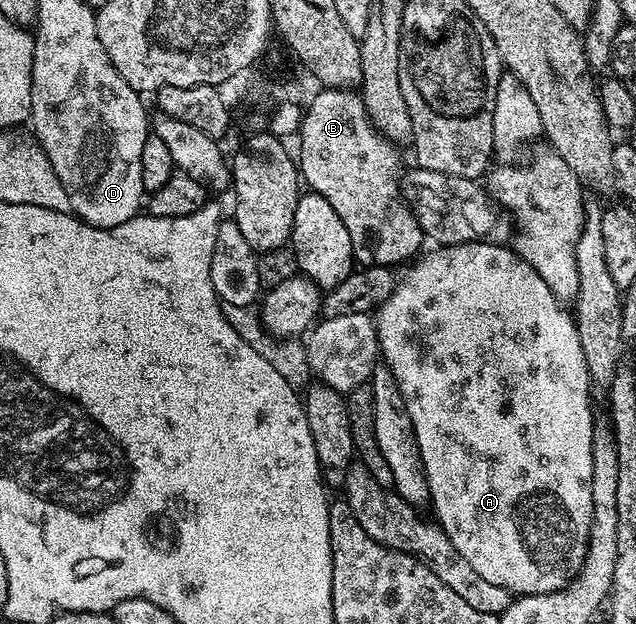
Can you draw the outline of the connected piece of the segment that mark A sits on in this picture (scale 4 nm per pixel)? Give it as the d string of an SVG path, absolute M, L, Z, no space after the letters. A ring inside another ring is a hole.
M468 242L434 246L431 249L430 256L434 260L415 259L405 269L406 277L403 280L401 277L395 283L394 293L377 309L376 327L381 359L385 367L392 370L414 423L416 442L430 487L429 503L434 504L436 523L446 531L460 556L468 561L481 578L492 582L492 586L504 586L504 590L515 597L544 594L564 588L582 568L588 550L593 514L592 446L596 417L594 408L590 405L592 381L588 374L588 362L584 362L584 346L580 346L575 317L571 309L569 312L566 309L569 307L556 298L548 282L544 282L544 278L534 267L518 257L513 247Z

